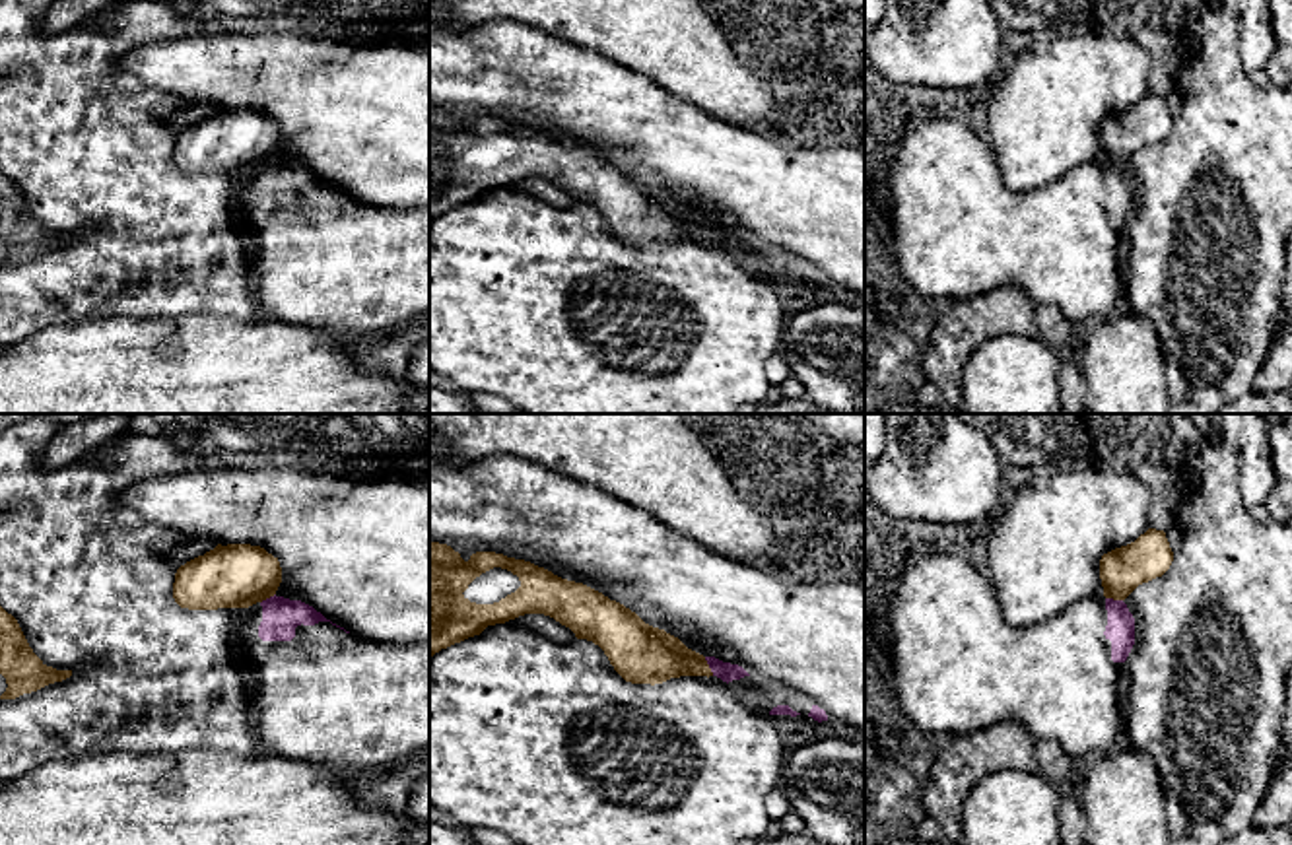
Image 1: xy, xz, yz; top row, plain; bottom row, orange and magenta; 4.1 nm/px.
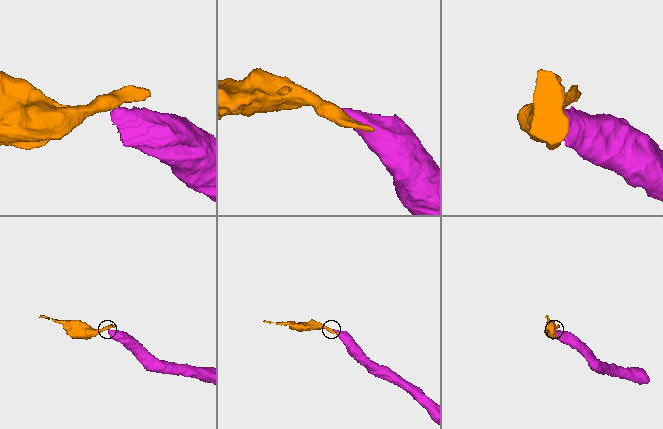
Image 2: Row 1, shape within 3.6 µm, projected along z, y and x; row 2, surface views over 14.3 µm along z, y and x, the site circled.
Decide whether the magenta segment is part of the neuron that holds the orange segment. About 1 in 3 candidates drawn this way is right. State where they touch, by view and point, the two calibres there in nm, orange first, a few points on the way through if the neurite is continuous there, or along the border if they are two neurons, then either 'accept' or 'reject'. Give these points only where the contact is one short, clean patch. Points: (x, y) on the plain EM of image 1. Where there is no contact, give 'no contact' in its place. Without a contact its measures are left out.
contact xz (708, 232); calibres 240 and 80 nm; border xz (704, 222), (714, 239); reject

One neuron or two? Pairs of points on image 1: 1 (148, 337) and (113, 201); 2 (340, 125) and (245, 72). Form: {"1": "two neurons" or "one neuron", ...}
{"1": "two neurons", "2": "one neuron"}

